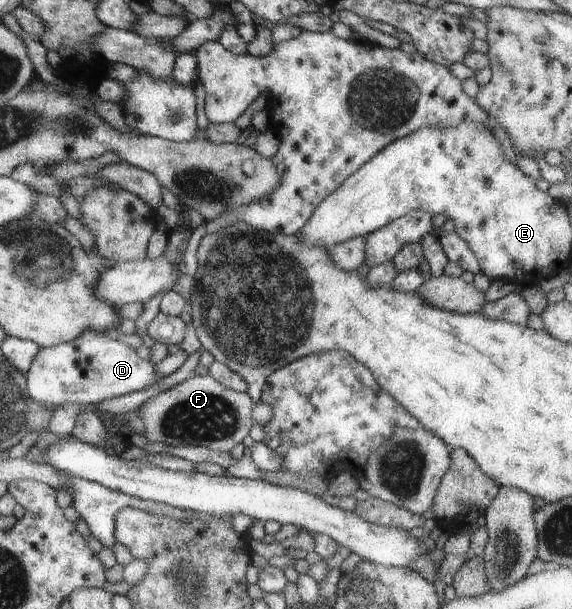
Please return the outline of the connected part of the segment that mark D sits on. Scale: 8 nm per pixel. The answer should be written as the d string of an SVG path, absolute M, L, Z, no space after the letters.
M90 329L68 343L40 348L26 375L30 399L45 408L61 406L68 402L83 407L99 404L115 397L139 392L163 379L157 373L156 365L141 359L136 349L117 341L114 334L97 334Z

